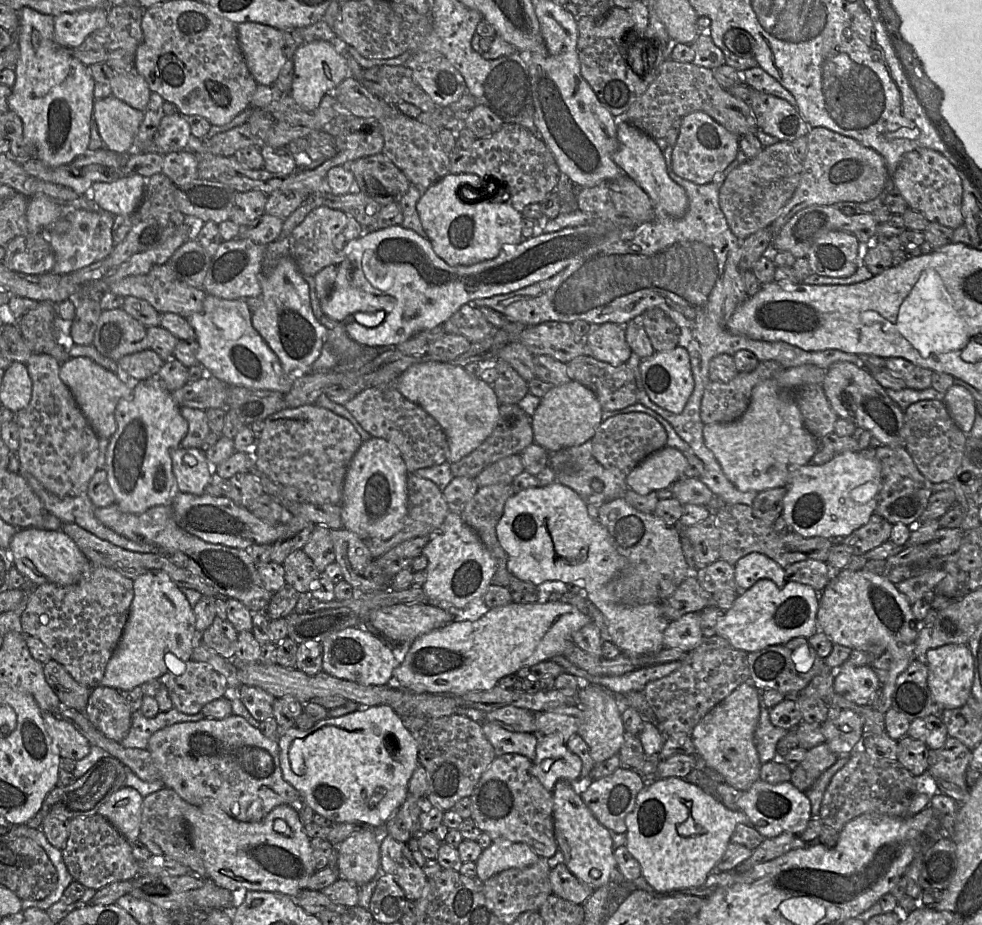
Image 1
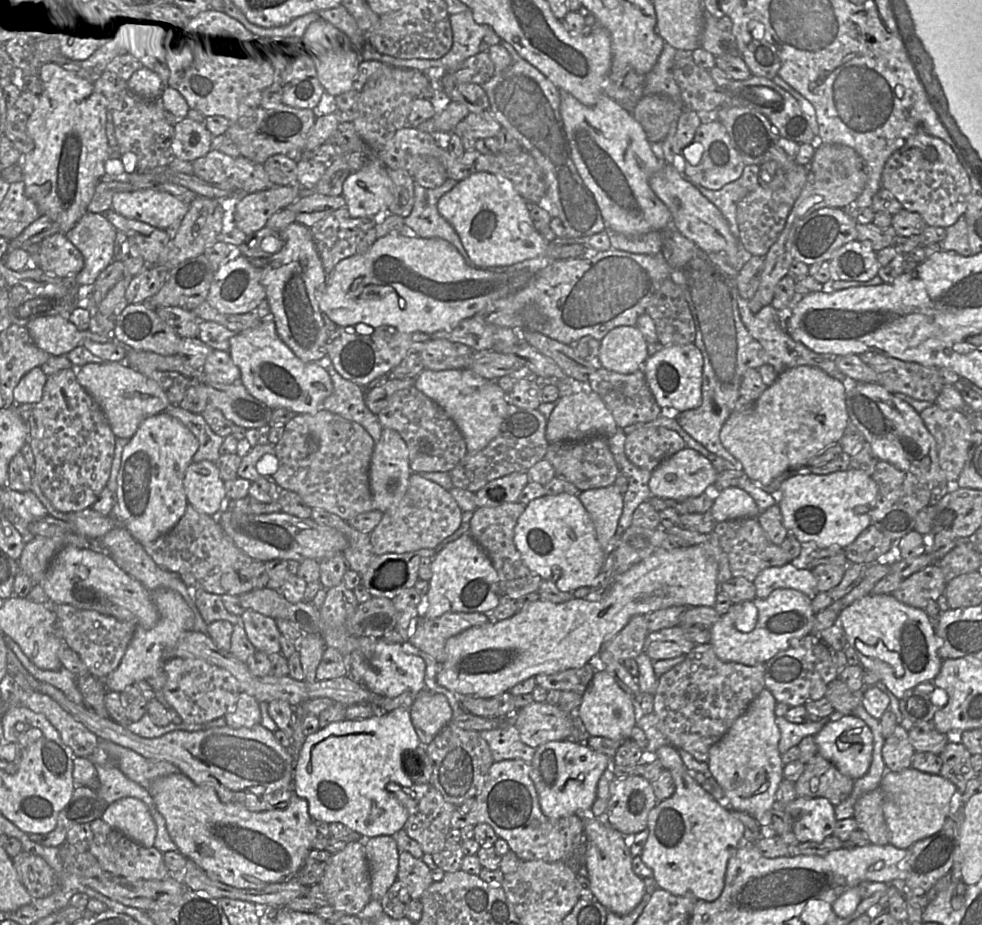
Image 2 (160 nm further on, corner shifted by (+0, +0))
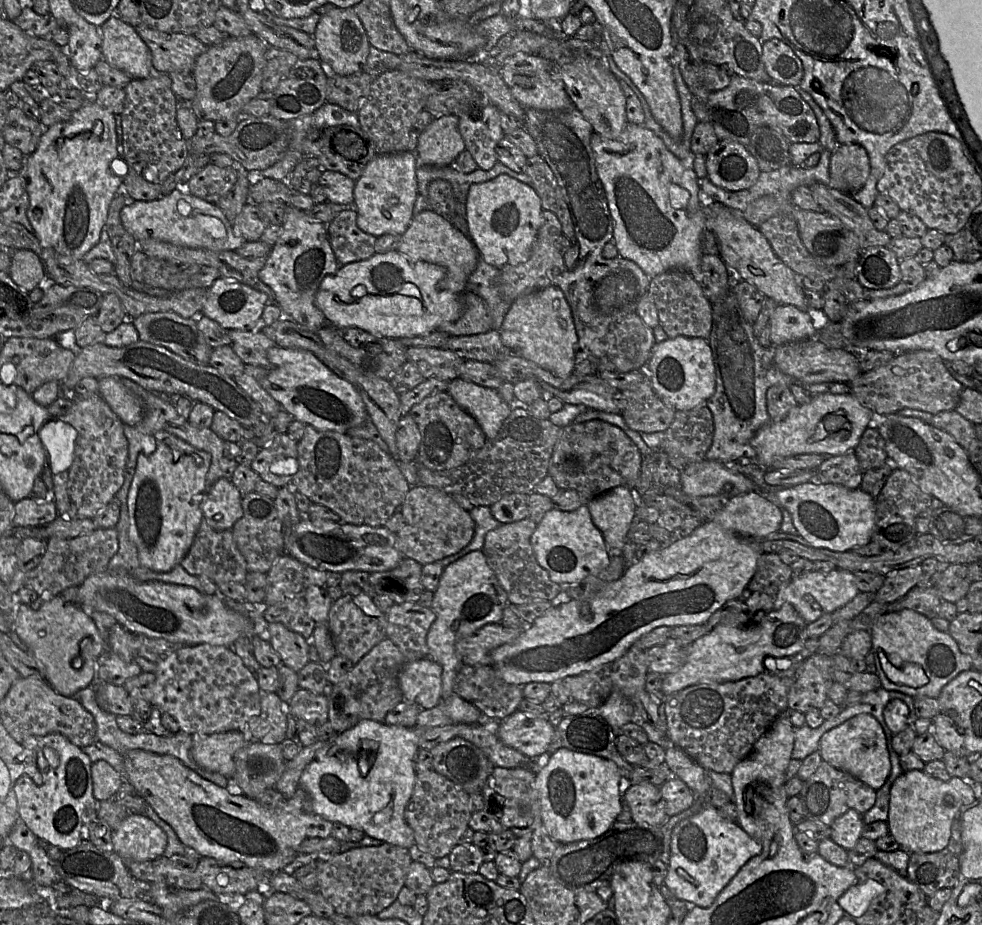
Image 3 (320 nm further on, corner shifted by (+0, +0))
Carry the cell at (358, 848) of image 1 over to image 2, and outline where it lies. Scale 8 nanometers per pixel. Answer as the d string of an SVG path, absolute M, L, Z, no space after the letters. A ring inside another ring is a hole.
M391 835L366 838L364 846L371 879L371 897L381 900L397 880L400 851Z

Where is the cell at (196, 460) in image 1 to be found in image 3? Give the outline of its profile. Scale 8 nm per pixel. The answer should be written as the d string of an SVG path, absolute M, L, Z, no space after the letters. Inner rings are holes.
M229 479L216 480L201 502L207 524L216 531L231 530L243 514L241 498L241 493Z

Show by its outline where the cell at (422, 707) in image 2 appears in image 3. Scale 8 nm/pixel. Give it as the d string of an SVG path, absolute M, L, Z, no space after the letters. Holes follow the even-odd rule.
M483 550L472 551L447 565L442 572L439 585L433 596L432 609L436 614L435 621L427 634L429 658L442 666L442 700L454 694L454 683L458 671L464 665L457 652L457 643L469 637L481 627L492 623L501 623L503 610L508 604L508 597L500 585L494 571L487 562Z

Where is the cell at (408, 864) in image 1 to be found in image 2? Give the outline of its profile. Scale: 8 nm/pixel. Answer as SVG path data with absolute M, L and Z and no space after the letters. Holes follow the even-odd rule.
M406 851L399 853L397 880L406 886L411 899L421 899L425 890L434 882L431 869L423 860Z

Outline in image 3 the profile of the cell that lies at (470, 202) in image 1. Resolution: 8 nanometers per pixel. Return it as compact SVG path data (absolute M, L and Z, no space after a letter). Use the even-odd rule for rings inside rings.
M502 174L473 184L464 205L468 237L487 264L501 268L518 265L529 258L543 224L541 200L534 188Z

